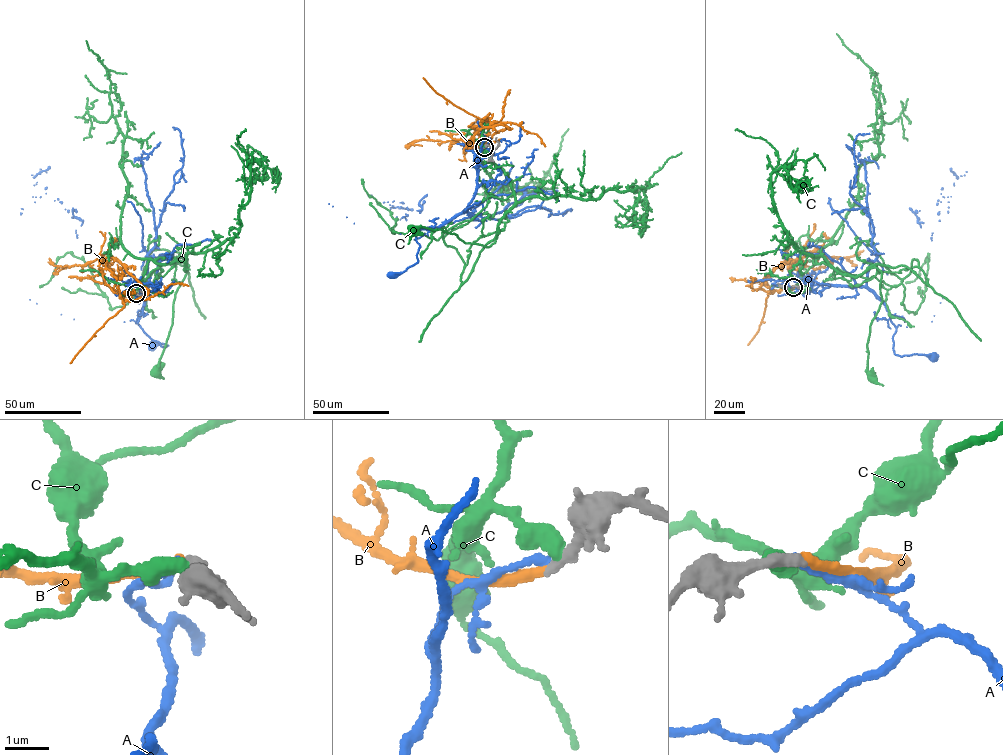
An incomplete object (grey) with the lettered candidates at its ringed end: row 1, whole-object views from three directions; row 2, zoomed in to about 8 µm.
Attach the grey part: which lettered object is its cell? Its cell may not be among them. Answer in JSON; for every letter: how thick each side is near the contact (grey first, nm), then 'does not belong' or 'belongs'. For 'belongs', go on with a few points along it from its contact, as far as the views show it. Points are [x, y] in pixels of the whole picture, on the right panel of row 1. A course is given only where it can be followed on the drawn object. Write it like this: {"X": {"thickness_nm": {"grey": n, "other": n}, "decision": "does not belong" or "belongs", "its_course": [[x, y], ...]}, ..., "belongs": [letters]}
{"A": {"thickness_nm": {"grey": 260, "other": 150}, "decision": "does not belong"}, "B": {"thickness_nm": {"grey": 240, "other": 200}, "decision": "belongs", "its_course": [[793, 287], [760, 288], [774, 269], [819, 247], [829, 257], [852, 263], [846, 260]]}, "C": {"thickness_nm": {"grey": 280, "other": 440}, "decision": "does not belong"}, "belongs": ["B"]}

